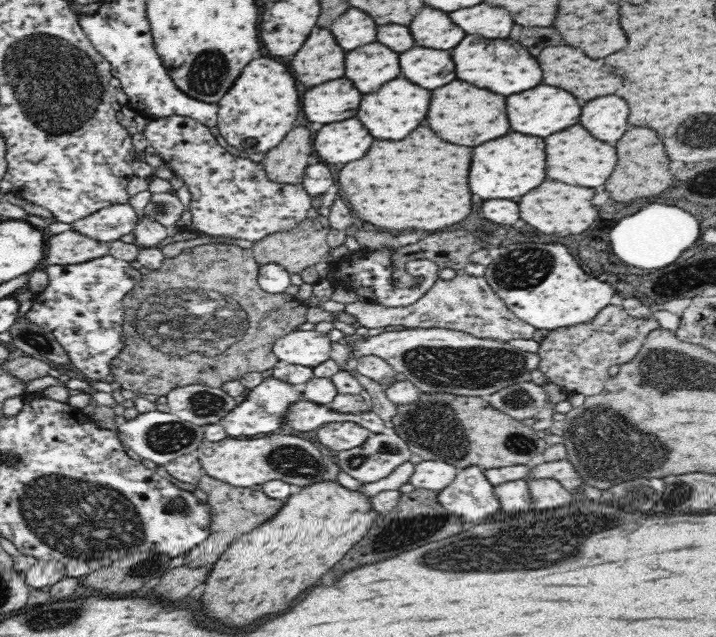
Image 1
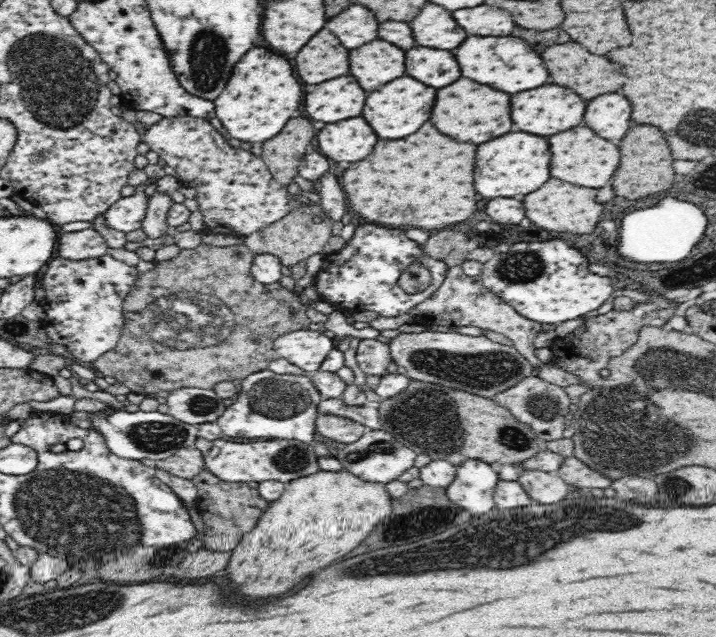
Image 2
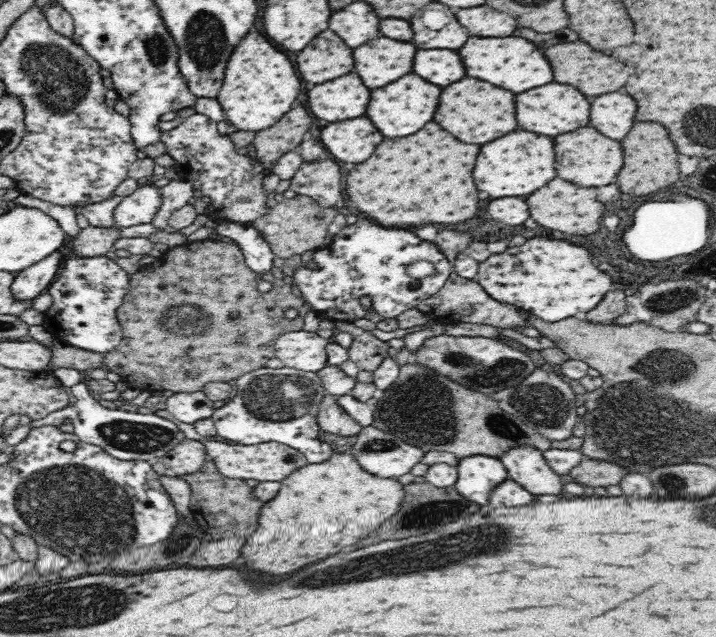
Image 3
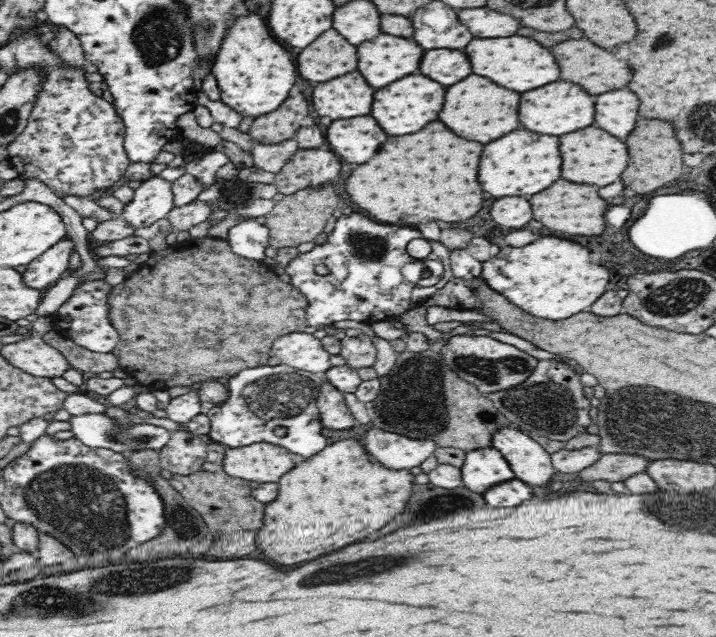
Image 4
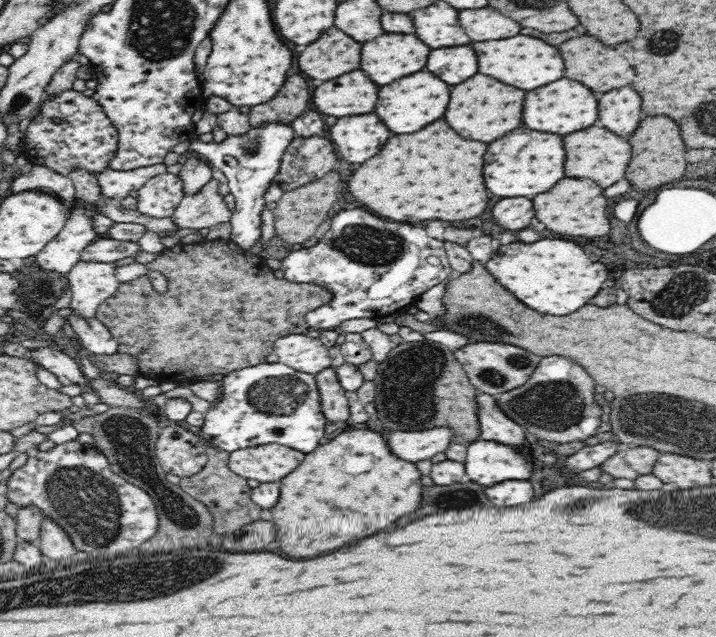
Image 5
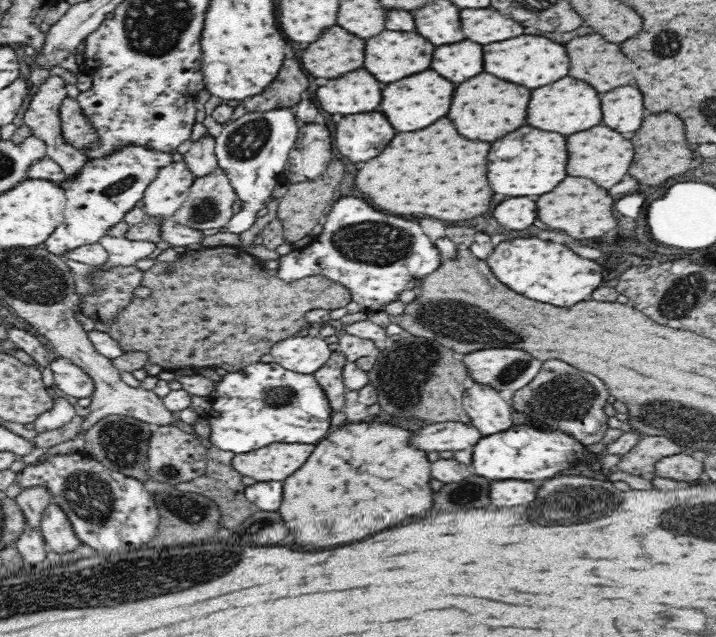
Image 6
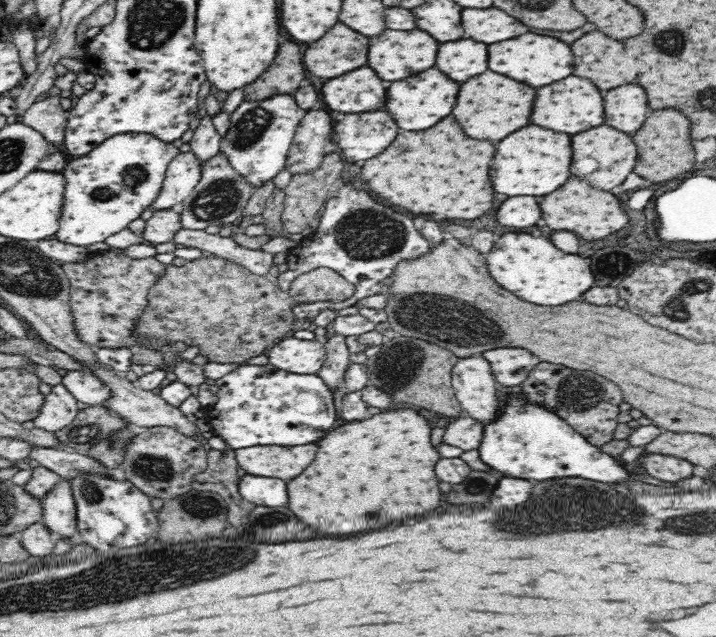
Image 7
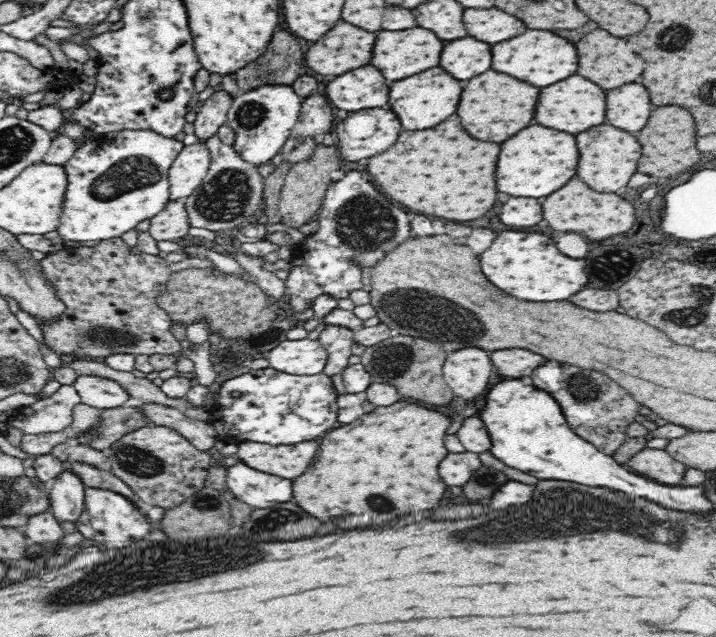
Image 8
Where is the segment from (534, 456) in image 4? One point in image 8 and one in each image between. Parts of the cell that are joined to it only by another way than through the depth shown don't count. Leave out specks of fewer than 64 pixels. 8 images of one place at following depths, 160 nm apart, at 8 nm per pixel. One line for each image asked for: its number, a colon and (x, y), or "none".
5: (494, 425)
6: (489, 413)
7: (472, 379)
8: (467, 371)

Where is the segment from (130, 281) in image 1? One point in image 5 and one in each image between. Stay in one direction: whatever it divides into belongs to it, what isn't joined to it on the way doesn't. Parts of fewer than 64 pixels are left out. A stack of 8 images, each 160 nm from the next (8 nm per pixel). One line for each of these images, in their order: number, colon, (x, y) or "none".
2: (83, 305)
3: (87, 291)
4: (83, 318)
5: (97, 339)

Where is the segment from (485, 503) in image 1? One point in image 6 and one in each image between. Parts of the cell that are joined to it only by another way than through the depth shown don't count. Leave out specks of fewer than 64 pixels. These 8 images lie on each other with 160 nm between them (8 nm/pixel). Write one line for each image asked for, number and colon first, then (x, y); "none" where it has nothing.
2: (473, 488)
3: (478, 475)
4: (484, 467)
5: (487, 462)
6: (523, 452)

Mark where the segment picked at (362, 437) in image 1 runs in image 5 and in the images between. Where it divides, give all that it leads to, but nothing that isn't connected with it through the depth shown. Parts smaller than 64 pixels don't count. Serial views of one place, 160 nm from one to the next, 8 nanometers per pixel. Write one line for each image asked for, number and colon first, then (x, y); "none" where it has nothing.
2: (338, 428)
3: (331, 418)
4: (335, 414)
5: (334, 402)

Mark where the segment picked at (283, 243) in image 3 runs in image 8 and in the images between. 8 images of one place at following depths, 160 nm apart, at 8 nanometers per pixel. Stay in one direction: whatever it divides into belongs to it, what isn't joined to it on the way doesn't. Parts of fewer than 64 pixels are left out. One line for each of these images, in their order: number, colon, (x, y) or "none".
4: (298, 218)
5: (300, 211)
6: (296, 211)
7: (305, 196)
8: (301, 197)

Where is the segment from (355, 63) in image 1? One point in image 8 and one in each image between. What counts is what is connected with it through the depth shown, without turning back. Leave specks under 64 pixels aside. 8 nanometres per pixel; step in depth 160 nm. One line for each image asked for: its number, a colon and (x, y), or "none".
2: (380, 62)
3: (381, 61)
4: (385, 59)
5: (391, 56)
6: (392, 55)
7: (394, 55)
8: (397, 55)

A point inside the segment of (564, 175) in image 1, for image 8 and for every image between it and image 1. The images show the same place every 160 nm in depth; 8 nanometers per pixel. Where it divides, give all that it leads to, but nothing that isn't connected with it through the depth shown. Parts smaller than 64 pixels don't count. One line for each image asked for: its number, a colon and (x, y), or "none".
2: (579, 156)
3: (586, 157)
4: (591, 156)
5: (596, 153)
6: (601, 154)
7: (604, 156)
8: (608, 156)

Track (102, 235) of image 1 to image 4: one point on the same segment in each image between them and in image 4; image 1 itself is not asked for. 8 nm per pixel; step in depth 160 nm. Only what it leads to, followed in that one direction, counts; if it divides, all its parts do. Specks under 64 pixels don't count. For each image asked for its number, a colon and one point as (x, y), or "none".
2: (126, 215)
3: (141, 207)
4: (154, 200)

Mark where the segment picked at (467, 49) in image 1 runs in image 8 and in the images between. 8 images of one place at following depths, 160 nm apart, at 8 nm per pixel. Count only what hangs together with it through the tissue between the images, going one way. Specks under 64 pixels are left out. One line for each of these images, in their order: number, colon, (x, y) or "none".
2: (509, 64)
3: (513, 63)
4: (519, 63)
5: (527, 63)
6: (533, 61)
7: (538, 60)
8: (538, 56)

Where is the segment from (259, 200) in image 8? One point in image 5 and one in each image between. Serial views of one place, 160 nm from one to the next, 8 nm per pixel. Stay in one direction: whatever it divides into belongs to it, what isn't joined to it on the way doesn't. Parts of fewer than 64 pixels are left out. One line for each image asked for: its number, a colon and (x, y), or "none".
5: (206, 208)
6: (208, 207)
7: (222, 195)

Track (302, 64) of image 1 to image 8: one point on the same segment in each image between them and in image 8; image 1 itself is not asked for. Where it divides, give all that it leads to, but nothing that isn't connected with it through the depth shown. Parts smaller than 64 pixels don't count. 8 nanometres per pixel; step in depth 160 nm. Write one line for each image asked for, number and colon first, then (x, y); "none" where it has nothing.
2: (323, 58)
3: (326, 58)
4: (330, 56)
5: (334, 54)
6: (337, 52)
7: (341, 50)
8: (346, 47)

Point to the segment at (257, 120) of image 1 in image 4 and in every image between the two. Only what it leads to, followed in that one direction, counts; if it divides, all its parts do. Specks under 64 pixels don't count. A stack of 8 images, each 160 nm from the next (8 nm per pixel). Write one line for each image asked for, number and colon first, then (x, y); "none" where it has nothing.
2: (262, 94)
3: (260, 85)
4: (254, 73)

